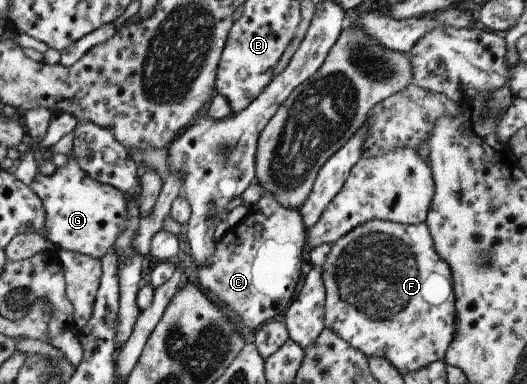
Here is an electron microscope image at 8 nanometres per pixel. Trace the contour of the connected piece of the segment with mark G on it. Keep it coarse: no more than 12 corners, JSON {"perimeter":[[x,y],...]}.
{"perimeter":[[70,154],[29,185],[55,249],[101,259],[124,228],[124,193]]}

